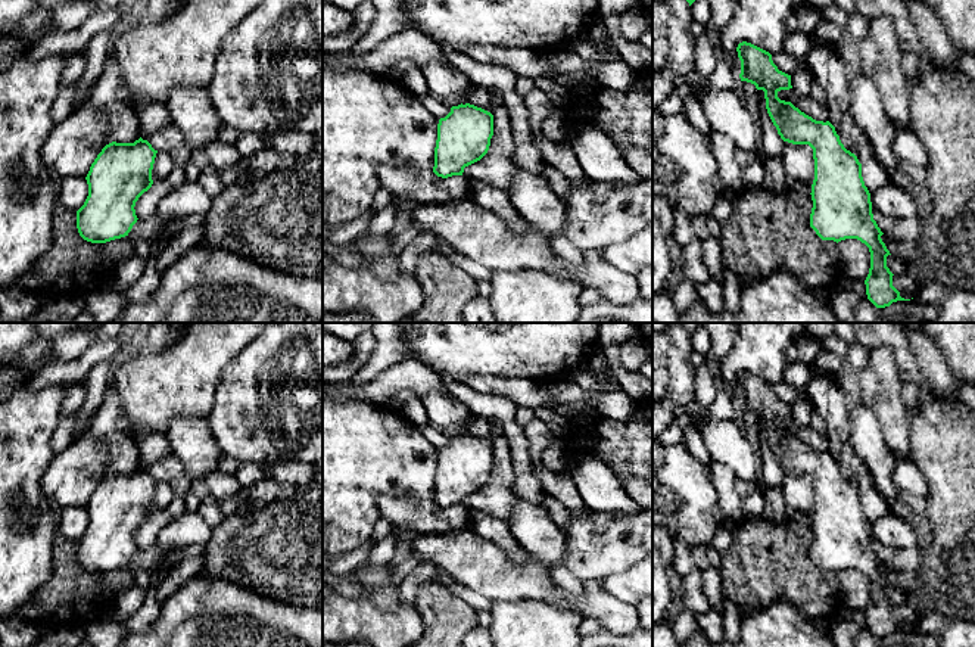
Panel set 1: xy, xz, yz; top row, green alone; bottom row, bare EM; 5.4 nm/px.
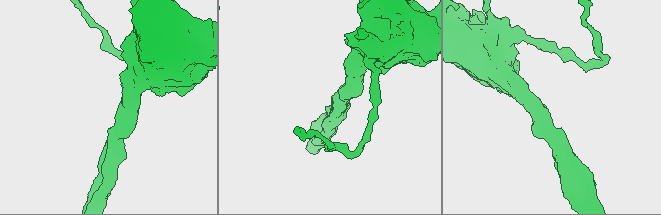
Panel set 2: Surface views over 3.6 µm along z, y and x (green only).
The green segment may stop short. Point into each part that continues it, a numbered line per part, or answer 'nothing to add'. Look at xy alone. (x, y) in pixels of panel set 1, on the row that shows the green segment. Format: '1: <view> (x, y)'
nothing to add

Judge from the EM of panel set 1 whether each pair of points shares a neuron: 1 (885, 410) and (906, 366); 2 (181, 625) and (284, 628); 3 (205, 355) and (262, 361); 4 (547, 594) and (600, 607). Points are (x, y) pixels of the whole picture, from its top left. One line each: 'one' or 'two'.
1: two
2: one
3: two
4: one

